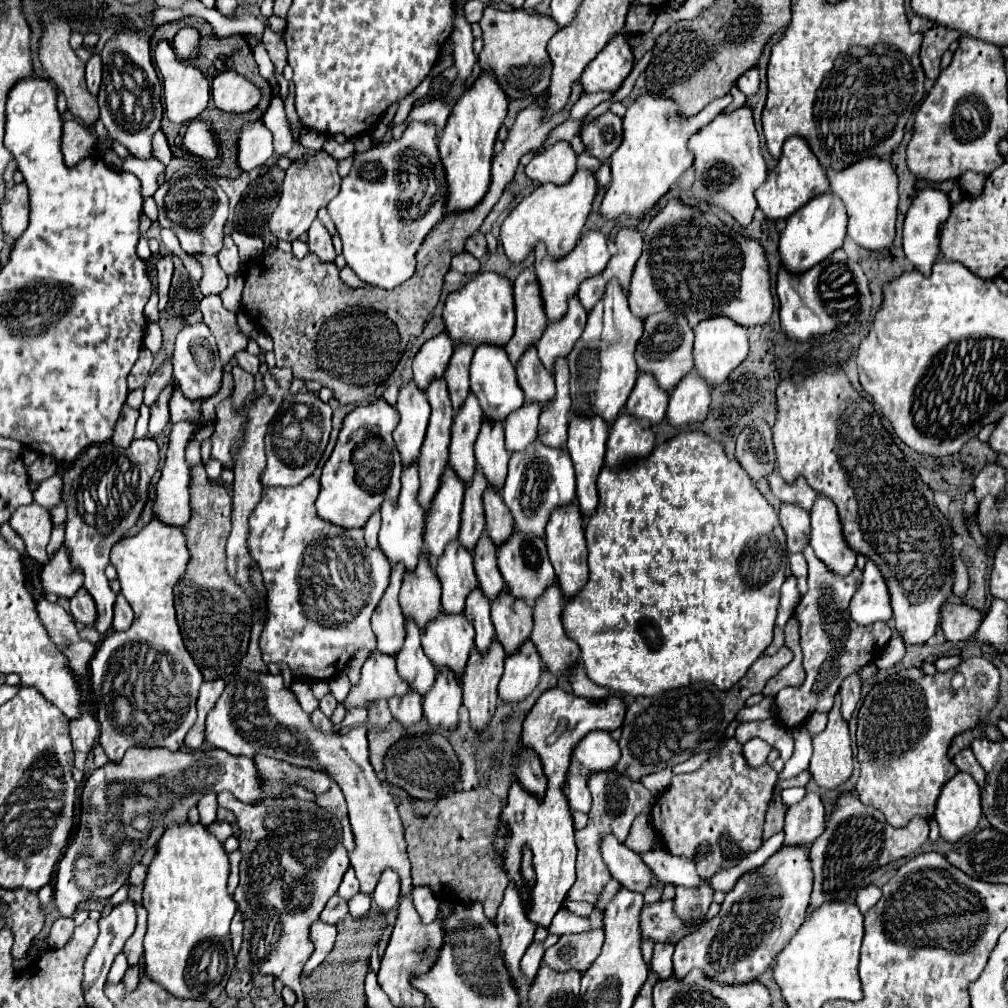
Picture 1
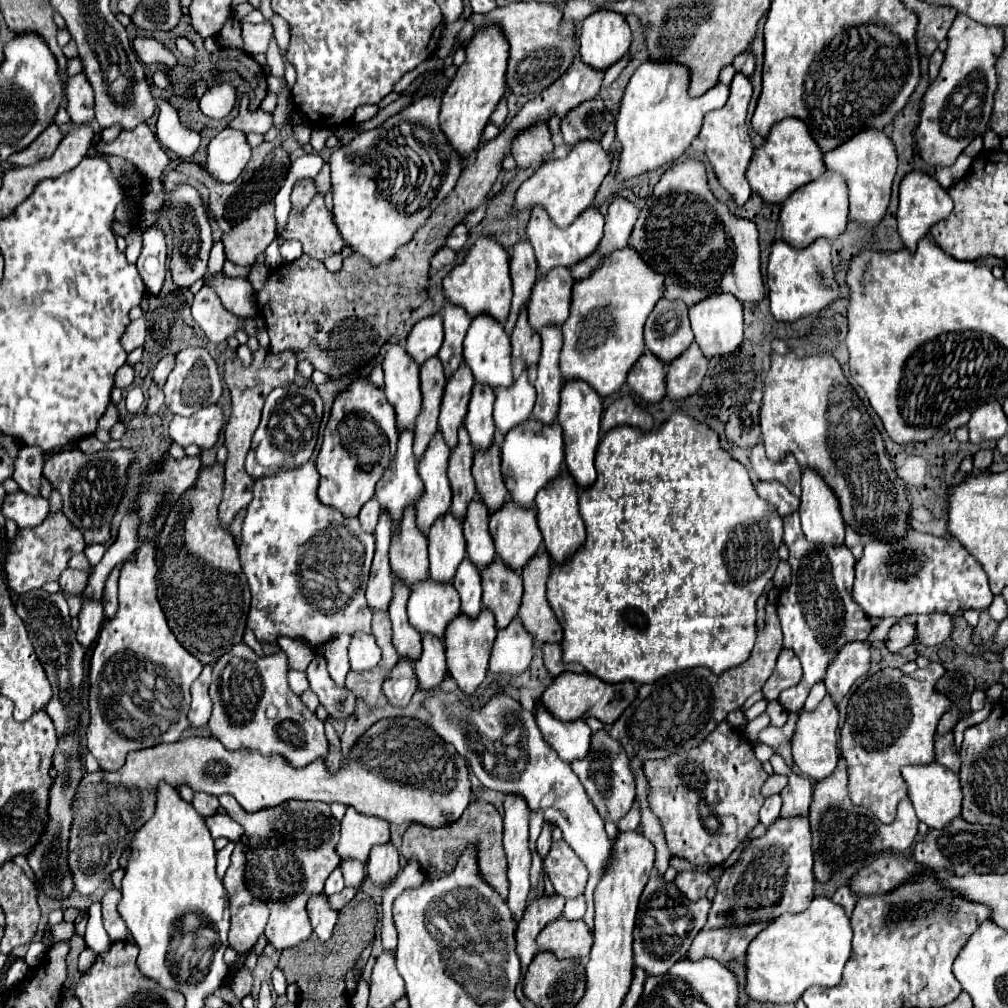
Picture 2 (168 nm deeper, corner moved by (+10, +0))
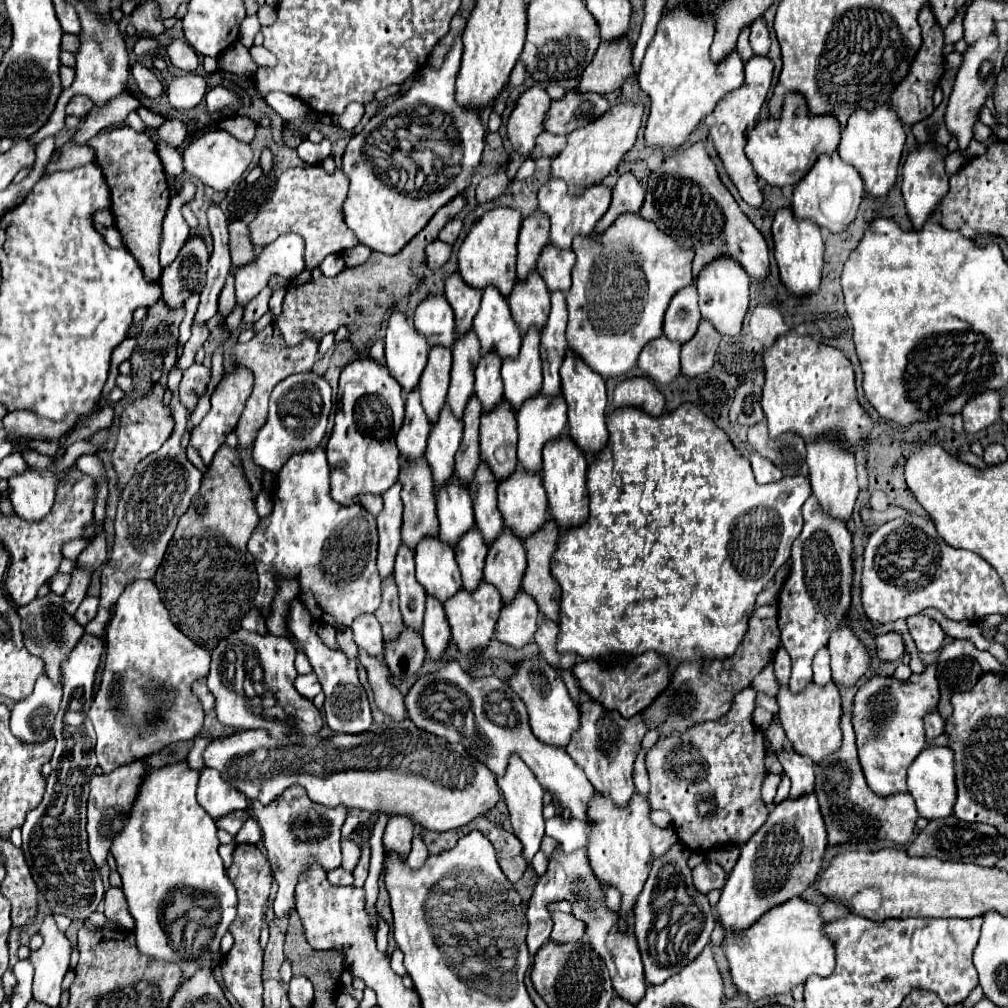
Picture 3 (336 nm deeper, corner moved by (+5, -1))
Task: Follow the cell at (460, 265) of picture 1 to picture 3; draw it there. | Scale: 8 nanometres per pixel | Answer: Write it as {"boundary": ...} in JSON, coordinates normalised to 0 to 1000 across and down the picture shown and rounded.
{"boundary":[[[430,239],[424,247],[424,261],[428,267],[438,267],[443,259],[445,259],[445,253],[447,253],[447,243],[439,241],[439,239]]]}

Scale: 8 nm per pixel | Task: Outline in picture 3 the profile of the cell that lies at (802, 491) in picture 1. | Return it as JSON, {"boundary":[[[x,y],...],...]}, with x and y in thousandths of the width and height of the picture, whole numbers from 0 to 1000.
{"boundary":[[[753,420],[743,426],[743,441],[749,449],[773,463],[779,473],[801,471],[799,438],[795,434],[779,430],[771,438],[765,438],[761,432],[761,422]]]}

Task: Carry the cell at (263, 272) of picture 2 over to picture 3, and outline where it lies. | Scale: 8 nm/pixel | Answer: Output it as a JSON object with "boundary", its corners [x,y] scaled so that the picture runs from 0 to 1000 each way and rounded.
{"boundary":[[[263,285],[259,291],[257,291],[257,295],[253,295],[249,301],[245,301],[243,303],[243,307],[241,307],[241,320],[245,322],[245,324],[249,324],[259,313],[263,313],[265,311],[265,297],[269,295],[269,285]]]}

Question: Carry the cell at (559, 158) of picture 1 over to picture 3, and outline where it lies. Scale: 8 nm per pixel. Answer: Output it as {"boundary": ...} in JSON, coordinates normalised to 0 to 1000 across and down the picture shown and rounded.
{"boundary":[[[535,86],[523,88],[513,100],[511,110],[503,120],[503,136],[515,154],[525,154],[531,148],[531,138],[541,130],[541,118],[547,106],[543,90]]]}

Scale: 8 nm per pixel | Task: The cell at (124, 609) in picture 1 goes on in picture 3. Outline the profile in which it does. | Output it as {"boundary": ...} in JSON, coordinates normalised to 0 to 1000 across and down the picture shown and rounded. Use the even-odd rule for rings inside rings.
{"boundary":[[[178,414],[172,432],[162,439],[162,443],[154,449],[148,449],[134,465],[134,471],[122,485],[118,495],[116,513],[114,513],[114,541],[106,561],[102,561],[100,570],[100,602],[114,602],[126,578],[146,572],[150,574],[156,566],[156,561],[162,557],[166,539],[178,513],[186,507],[189,493],[197,487],[199,467],[186,455],[180,445],[180,428],[182,416]],[[180,418],[180,420],[178,420]]]}

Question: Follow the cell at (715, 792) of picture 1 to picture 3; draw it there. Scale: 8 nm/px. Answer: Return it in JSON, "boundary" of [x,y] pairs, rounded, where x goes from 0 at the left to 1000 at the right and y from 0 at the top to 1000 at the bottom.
{"boundary":[[[737,684],[729,691],[727,701],[713,715],[701,715],[693,723],[684,723],[682,727],[668,727],[664,731],[654,731],[650,741],[642,747],[640,759],[646,775],[644,797],[646,803],[662,805],[668,811],[668,822],[674,834],[684,844],[703,844],[705,840],[727,836],[737,838],[761,813],[763,803],[755,793],[755,779],[761,771],[757,751],[759,751],[759,729],[747,719],[745,707],[749,703],[749,686]]]}

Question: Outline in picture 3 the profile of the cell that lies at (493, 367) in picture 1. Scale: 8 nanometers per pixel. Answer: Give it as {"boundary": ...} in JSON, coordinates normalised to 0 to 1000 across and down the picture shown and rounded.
{"boundary":[[[481,287],[477,307],[471,313],[469,328],[475,334],[477,350],[491,350],[497,358],[511,356],[517,346],[517,330],[507,318],[503,299],[493,287]]]}

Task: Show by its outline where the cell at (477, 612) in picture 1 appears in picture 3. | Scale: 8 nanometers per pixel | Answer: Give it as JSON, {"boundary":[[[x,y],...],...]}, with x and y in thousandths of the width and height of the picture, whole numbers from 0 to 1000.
{"boundary":[[[469,523],[463,533],[455,539],[455,545],[451,547],[453,561],[457,564],[459,572],[459,584],[469,588],[477,576],[479,576],[479,563],[481,563],[481,553],[483,553],[483,539],[479,533],[475,533],[475,527]]]}

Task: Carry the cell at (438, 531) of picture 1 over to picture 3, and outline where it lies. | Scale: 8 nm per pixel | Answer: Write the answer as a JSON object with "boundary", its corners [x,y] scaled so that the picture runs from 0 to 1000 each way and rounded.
{"boundary":[[[438,406],[434,422],[426,430],[422,455],[428,463],[432,485],[439,485],[449,471],[449,455],[459,434],[459,418],[447,414],[447,406]]]}

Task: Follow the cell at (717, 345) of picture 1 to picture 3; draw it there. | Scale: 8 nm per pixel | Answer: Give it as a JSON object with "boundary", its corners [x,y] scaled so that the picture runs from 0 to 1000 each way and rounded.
{"boundary":[[[707,259],[691,277],[689,281],[693,291],[693,307],[699,318],[703,318],[715,334],[731,334],[737,324],[737,316],[743,305],[743,277],[733,263],[727,259]]]}

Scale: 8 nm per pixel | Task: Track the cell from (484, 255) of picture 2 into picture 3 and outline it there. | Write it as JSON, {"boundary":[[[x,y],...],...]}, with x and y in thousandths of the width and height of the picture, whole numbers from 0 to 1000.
{"boundary":[[[491,207],[477,215],[467,229],[463,231],[457,247],[455,247],[455,273],[463,283],[469,287],[483,287],[485,283],[495,287],[501,297],[505,297],[513,273],[511,273],[511,259],[513,259],[513,231],[517,225],[517,215],[509,207]]]}

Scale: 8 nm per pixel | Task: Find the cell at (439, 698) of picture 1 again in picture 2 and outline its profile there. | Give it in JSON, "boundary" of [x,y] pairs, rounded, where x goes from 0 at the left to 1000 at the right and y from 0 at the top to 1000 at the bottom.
{"boundary":[[[419,631],[419,651],[413,655],[413,671],[417,683],[433,683],[442,671],[440,637],[431,631]]]}

